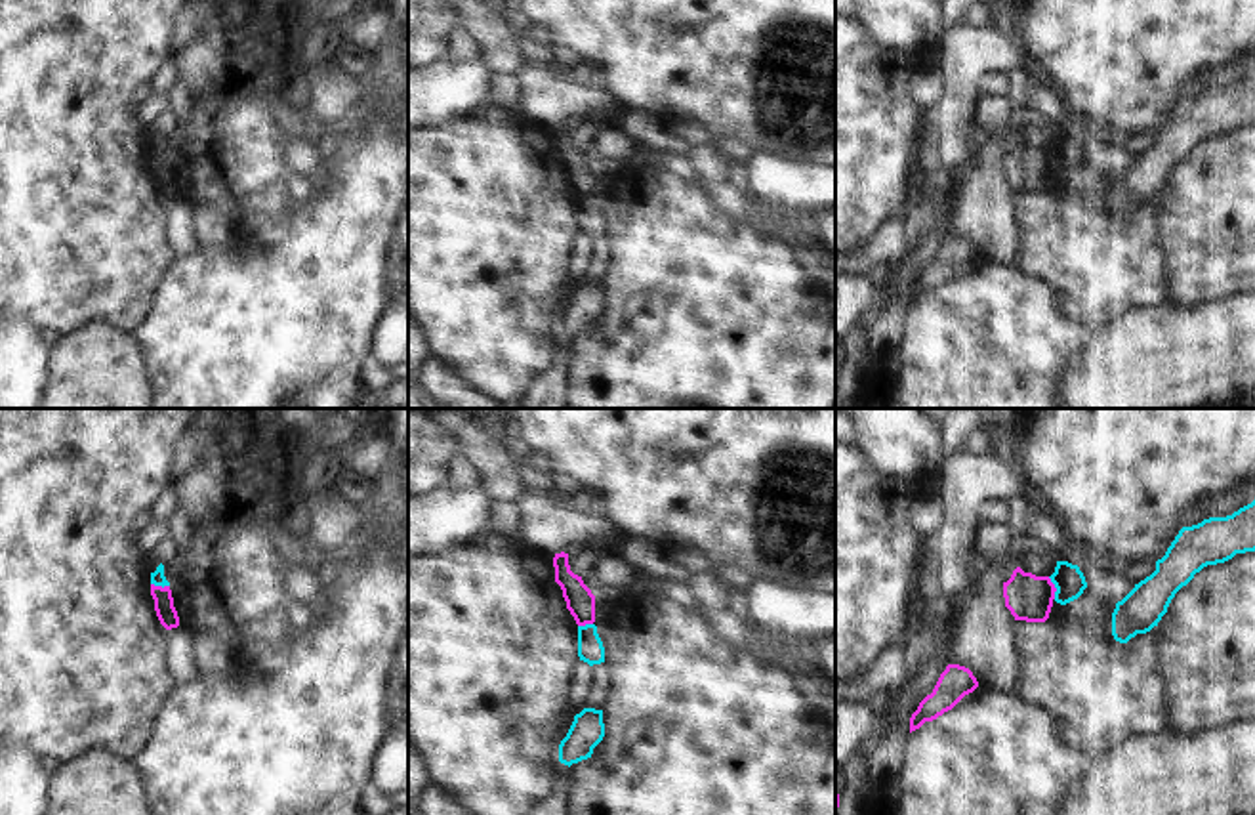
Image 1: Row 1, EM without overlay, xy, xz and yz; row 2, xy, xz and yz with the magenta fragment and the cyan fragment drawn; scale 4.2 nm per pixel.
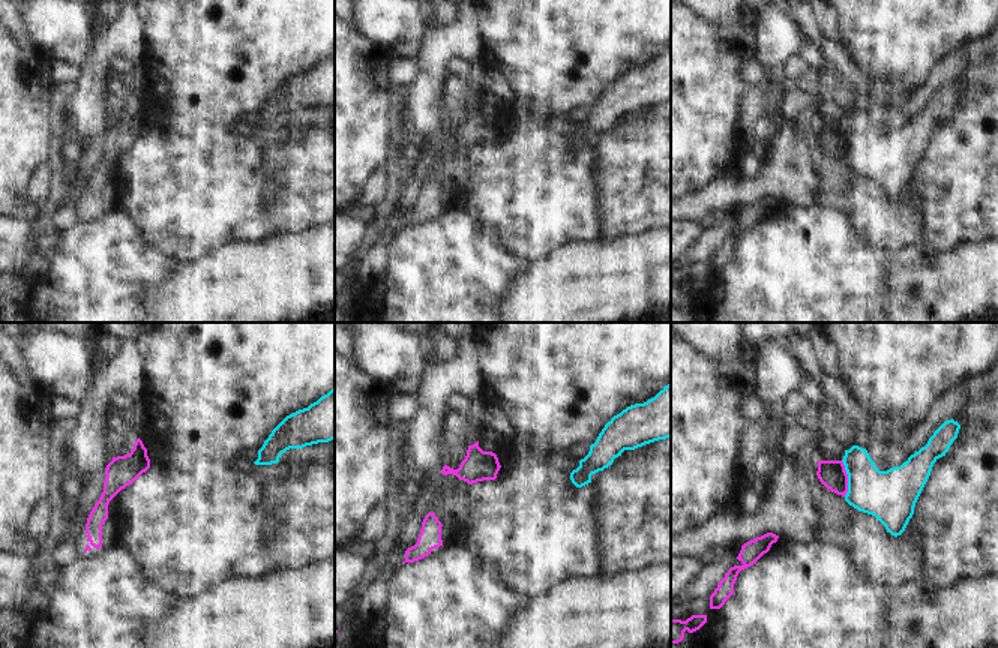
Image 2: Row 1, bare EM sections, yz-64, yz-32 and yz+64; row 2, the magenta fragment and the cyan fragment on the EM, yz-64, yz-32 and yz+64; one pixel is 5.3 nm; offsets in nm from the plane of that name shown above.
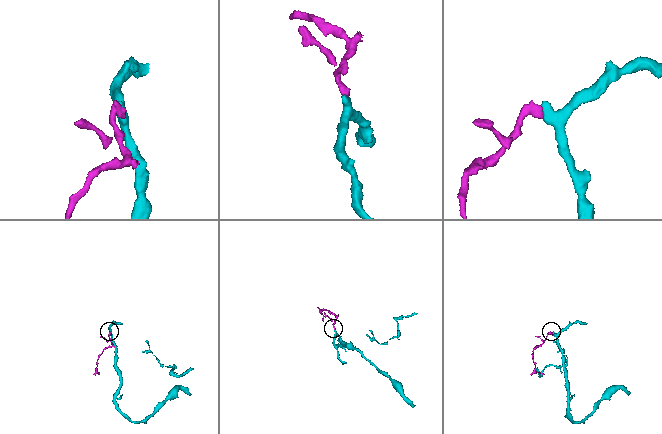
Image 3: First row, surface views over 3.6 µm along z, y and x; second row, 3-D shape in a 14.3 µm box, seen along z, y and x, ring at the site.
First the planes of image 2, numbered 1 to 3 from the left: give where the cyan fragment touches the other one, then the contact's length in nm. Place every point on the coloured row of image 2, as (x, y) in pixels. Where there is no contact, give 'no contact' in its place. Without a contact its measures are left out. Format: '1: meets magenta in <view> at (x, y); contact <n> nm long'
1: no contact
2: no contact
3: meets magenta in yz+64 at (847, 479); contact 190 nm long

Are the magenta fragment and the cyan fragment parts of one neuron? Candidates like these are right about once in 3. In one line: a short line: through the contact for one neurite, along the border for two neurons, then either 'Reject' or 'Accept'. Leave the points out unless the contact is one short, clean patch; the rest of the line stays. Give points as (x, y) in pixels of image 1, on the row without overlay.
Line: yz (1048, 149), (1055, 161), (1055, 170). Reject.

